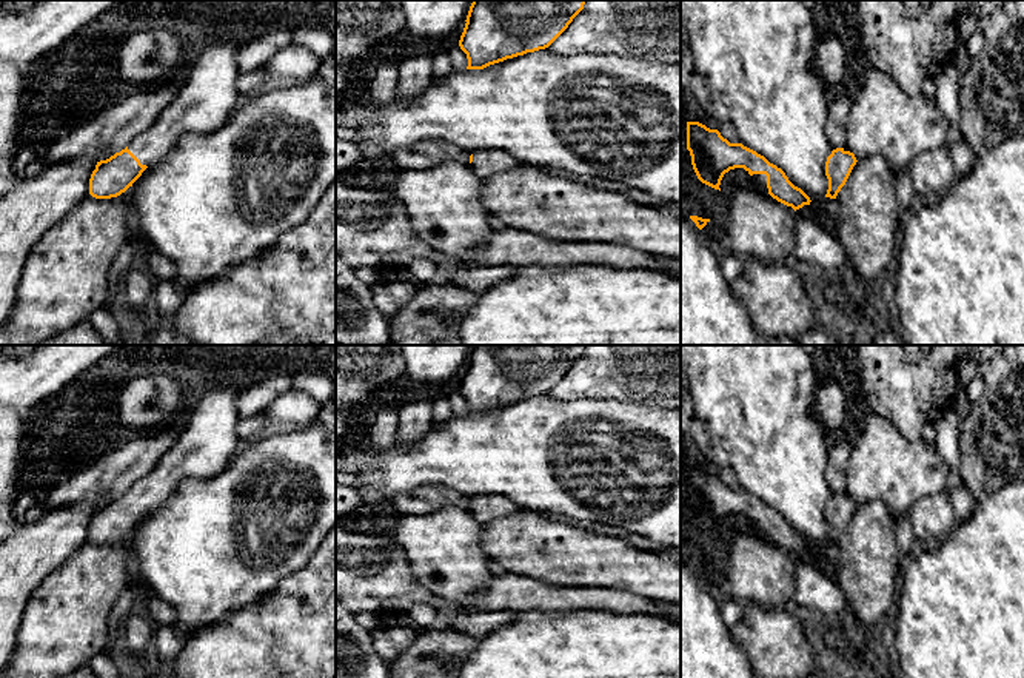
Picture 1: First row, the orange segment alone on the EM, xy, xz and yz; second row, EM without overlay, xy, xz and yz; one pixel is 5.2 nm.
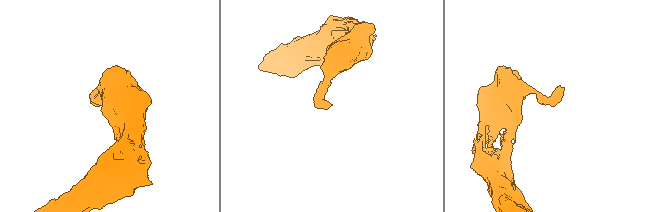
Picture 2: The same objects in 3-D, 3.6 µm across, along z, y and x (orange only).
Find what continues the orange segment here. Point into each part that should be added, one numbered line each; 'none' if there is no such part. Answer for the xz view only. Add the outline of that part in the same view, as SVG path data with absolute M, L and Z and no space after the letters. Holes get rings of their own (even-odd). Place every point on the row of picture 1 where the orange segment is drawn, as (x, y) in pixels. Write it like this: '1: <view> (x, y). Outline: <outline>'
1: xz (484, 164). Outline: M499 151L473 153L473 162L468 165L482 179L496 173L511 171L520 166L520 163L514 157Z

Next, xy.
1: xy (205, 102). Outline: M263 29L205 48L188 65L188 76L174 100L156 122L131 140L128 149L142 165L162 160L183 134L209 134L223 126L237 103L239 51Z

